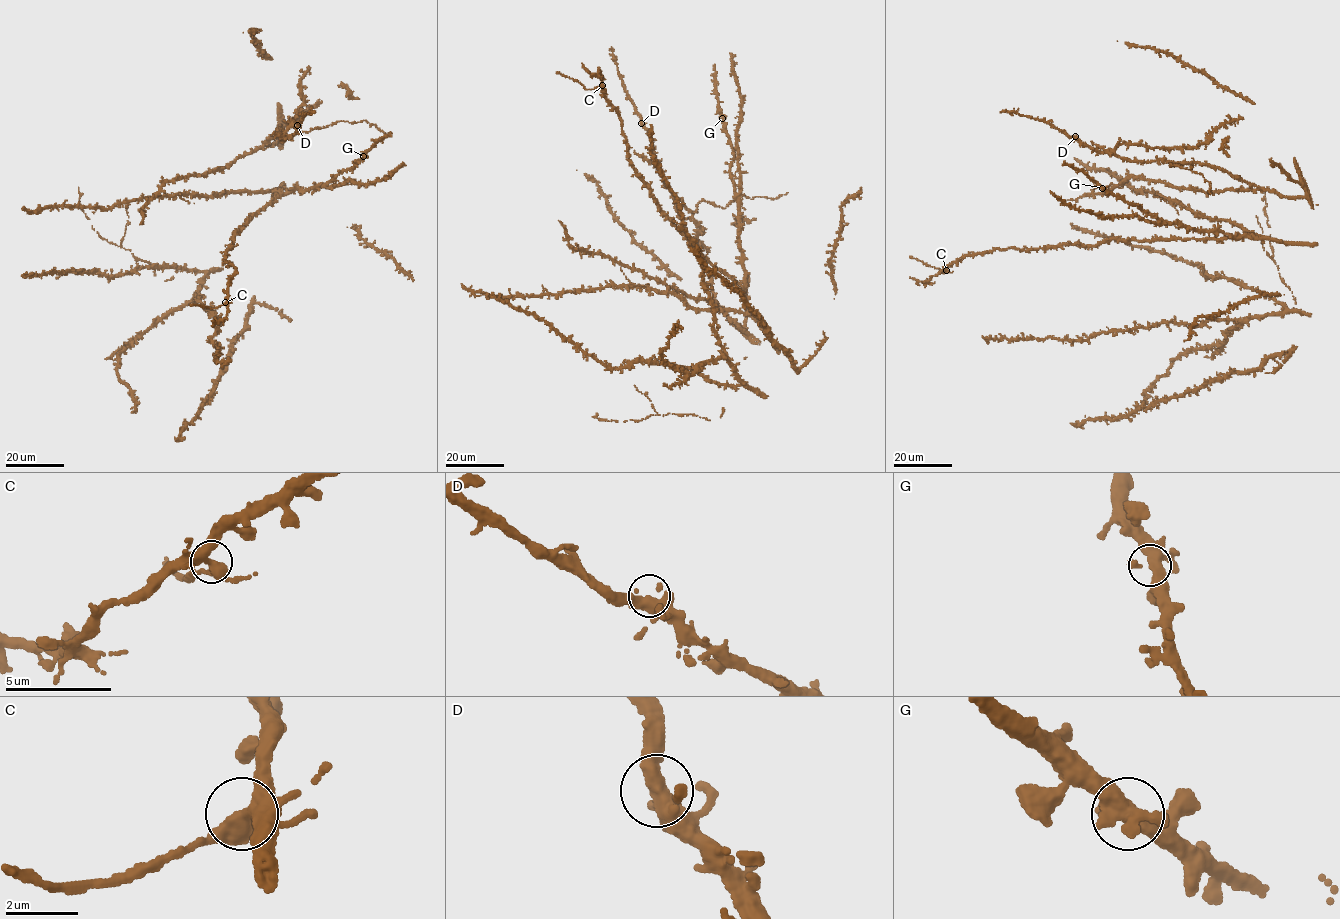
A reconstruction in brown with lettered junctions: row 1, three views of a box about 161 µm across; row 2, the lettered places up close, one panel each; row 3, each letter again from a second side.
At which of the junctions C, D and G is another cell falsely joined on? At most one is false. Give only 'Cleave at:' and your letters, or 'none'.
Cleave at: C

